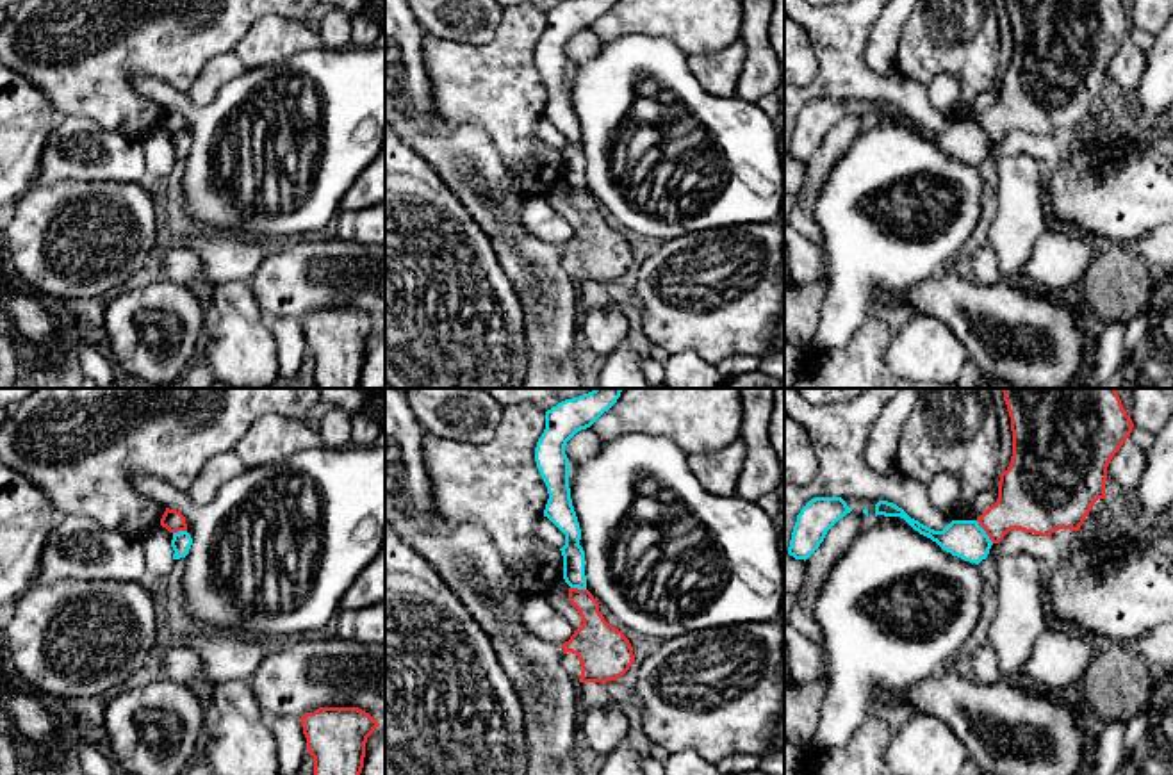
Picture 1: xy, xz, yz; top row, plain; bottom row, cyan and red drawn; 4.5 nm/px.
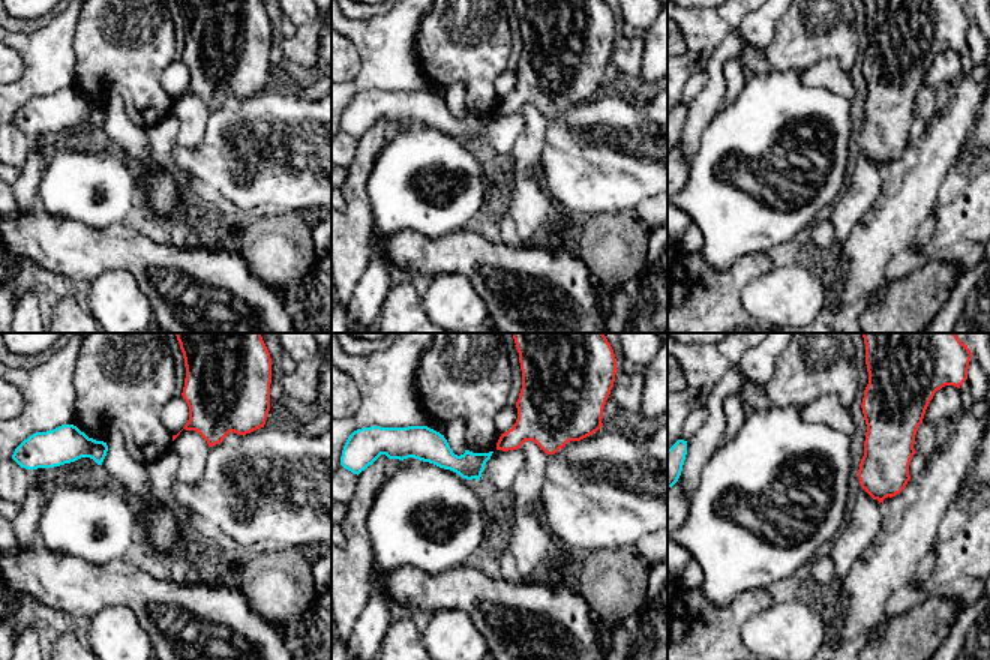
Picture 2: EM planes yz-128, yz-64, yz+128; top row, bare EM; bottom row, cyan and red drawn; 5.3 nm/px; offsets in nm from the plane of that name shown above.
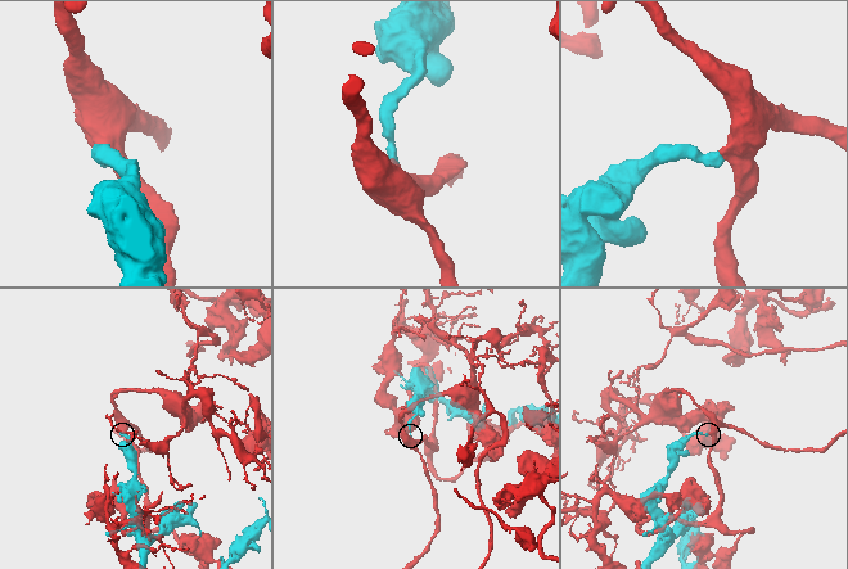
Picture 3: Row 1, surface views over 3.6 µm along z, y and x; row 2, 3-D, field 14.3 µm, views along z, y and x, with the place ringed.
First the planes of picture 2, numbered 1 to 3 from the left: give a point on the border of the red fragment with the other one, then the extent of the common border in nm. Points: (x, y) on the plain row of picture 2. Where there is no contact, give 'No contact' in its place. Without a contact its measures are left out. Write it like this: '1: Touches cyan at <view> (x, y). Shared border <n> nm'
1: No contact
2: No contact
3: No contact

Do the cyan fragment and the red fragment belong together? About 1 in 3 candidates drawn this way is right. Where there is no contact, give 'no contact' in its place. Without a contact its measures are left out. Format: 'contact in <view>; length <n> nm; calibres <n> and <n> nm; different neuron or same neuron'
contact in yz; length 130 nm; calibres 180 and 280 nm; different neuron

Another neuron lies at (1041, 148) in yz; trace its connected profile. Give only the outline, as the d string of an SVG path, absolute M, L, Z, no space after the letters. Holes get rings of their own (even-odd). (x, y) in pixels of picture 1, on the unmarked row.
M1014 130L1009 132L1000 144L993 144L989 155L995 155L1000 160L1005 155L1029 153L1038 162L1045 160L1048 164L1054 164L1062 159L1073 146L1075 143L1062 150L1050 137L1039 137Z

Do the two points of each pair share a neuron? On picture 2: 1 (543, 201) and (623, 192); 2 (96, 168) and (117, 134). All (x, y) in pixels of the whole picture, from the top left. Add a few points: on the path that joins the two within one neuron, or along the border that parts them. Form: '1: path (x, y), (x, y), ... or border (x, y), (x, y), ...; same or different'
1: border (537, 168), (543, 185), (557, 203); different
2: border (113, 144), (137, 170); different

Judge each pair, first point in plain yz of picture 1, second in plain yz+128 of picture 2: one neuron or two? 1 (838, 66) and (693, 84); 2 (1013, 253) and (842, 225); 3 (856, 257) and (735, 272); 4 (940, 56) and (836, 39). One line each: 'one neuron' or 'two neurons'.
1: two neurons
2: one neuron
3: two neurons
4: one neuron

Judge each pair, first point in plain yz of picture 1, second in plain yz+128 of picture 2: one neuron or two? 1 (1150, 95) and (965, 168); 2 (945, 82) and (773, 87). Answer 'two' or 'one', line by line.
1: two
2: two

